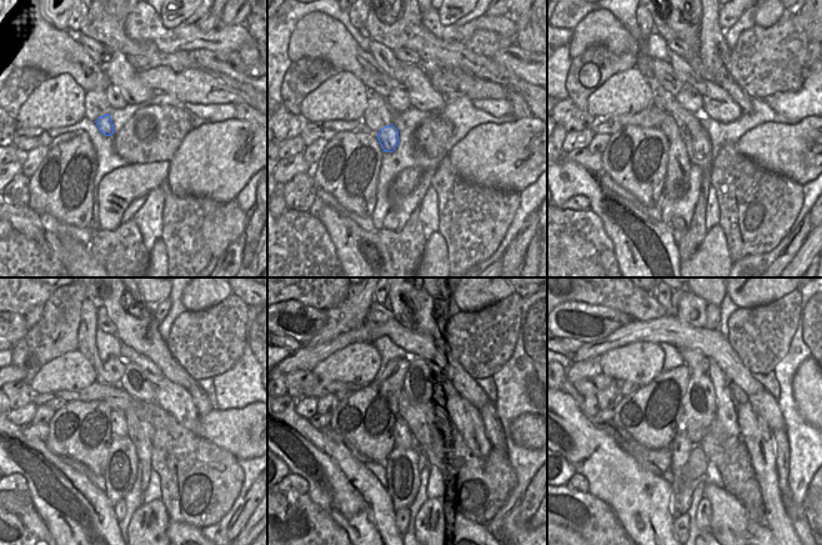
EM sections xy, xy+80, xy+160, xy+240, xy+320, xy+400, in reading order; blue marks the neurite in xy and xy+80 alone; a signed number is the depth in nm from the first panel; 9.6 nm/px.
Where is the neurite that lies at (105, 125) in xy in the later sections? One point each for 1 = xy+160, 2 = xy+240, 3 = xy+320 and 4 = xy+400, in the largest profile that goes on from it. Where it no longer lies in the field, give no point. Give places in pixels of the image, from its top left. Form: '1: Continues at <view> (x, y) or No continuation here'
1: Continues at xy+160 (680, 166)
2: Continues at xy+240 (118, 485)
3: Continues at xy+320 (402, 474)
4: Continues at xy+400 (682, 488)

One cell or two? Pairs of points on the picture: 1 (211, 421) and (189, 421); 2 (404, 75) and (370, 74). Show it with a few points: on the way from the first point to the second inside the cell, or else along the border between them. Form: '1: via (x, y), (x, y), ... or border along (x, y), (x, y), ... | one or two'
1: border along (200, 418), (200, 425), (204, 431), (203, 436) | two
2: border along (391, 76), (400, 86) | two

